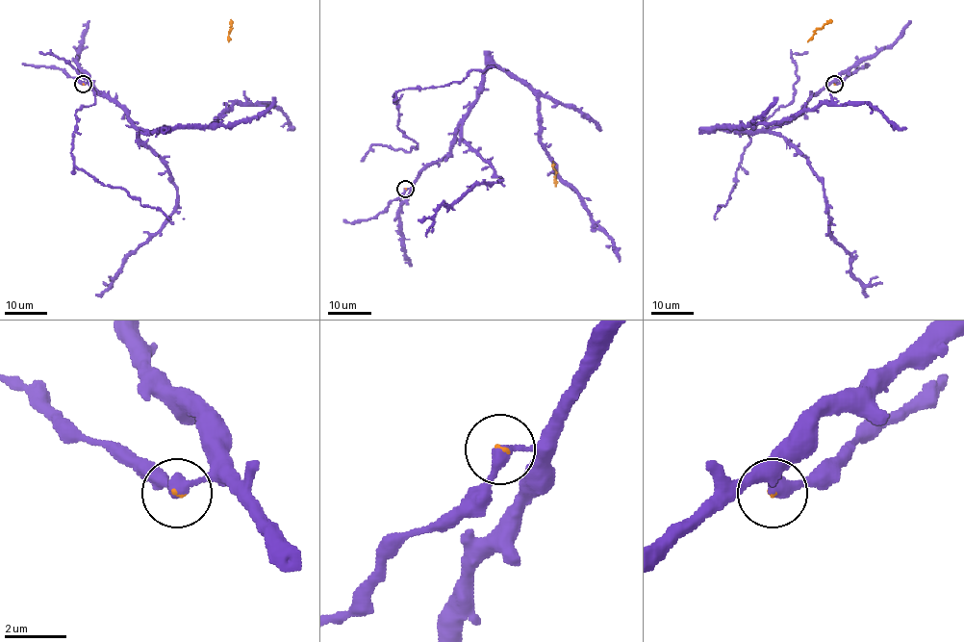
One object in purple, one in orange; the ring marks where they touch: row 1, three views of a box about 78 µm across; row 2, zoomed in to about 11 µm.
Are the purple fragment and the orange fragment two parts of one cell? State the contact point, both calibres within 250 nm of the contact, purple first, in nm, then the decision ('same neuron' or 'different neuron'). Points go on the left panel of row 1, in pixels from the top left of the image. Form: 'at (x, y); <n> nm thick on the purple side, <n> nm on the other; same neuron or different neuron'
at (83, 84); 360 nm thick on the purple side, 60 nm on the other; same neuron

